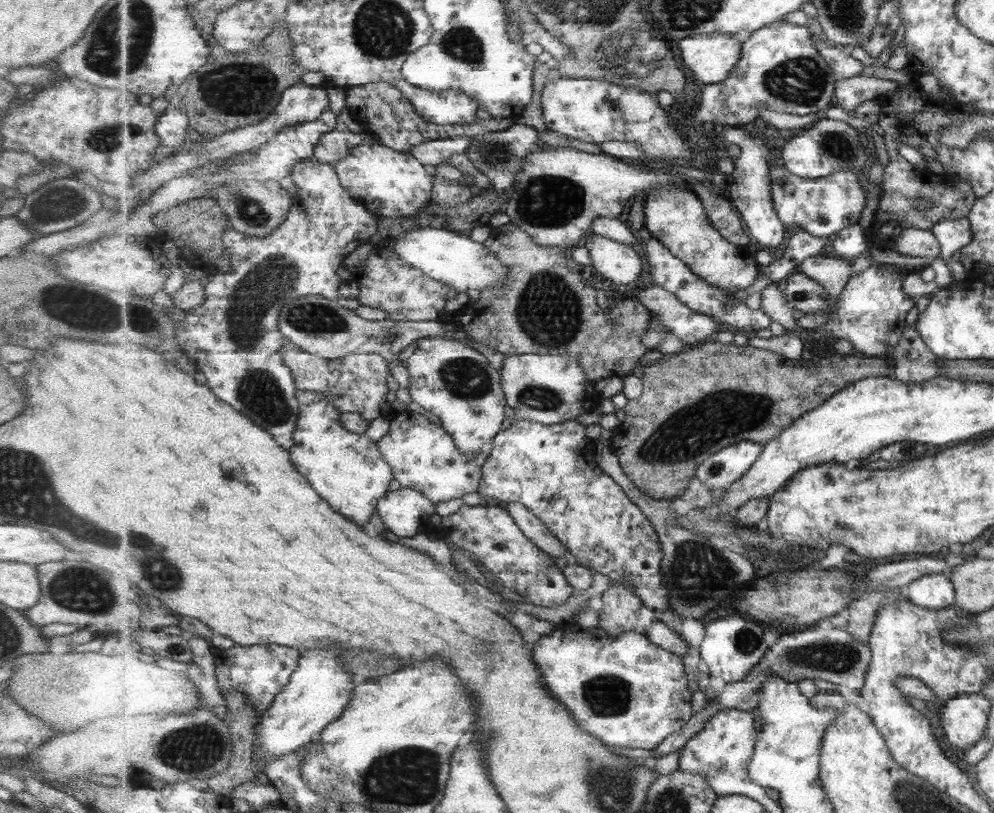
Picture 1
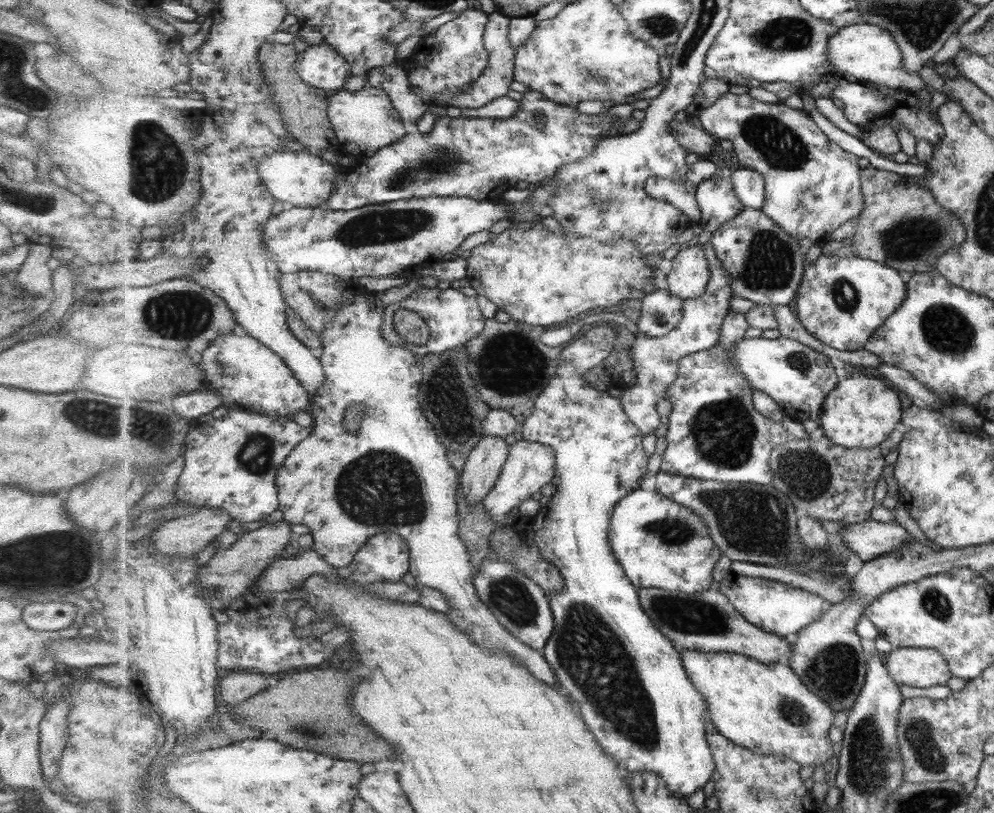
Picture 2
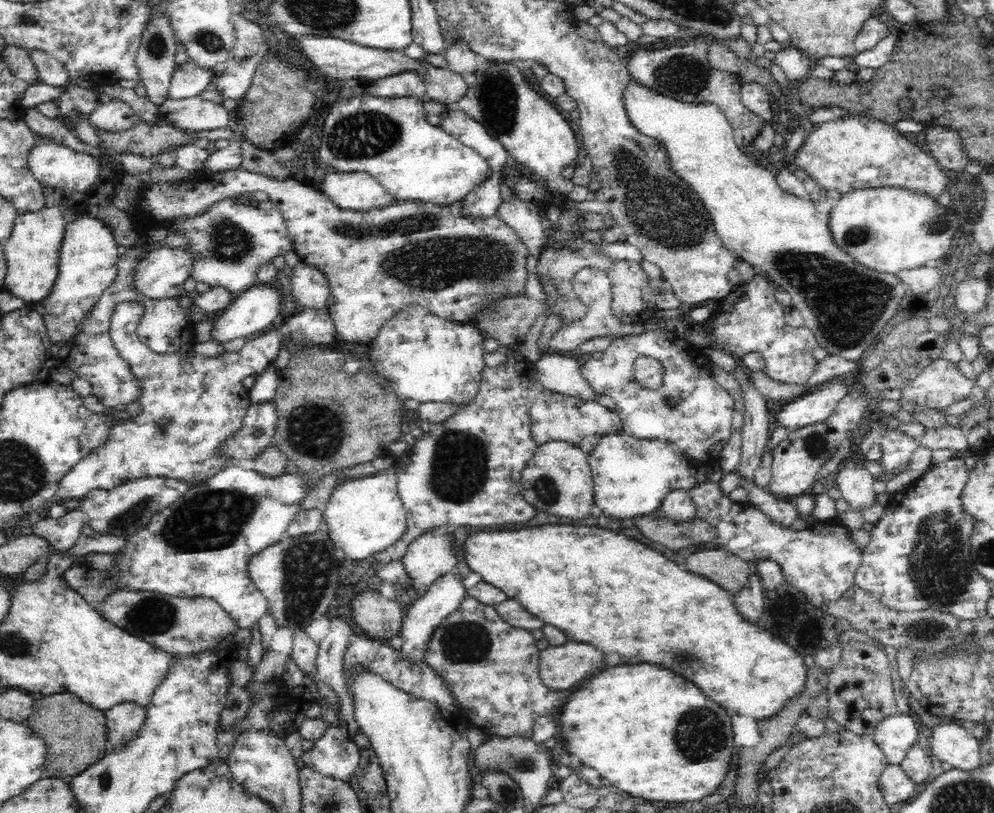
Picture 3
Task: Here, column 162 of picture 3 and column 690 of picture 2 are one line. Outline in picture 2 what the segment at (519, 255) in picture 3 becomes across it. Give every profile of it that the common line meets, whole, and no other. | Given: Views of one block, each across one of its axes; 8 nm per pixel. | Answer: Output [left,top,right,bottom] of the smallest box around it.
[646,178,702,222]

